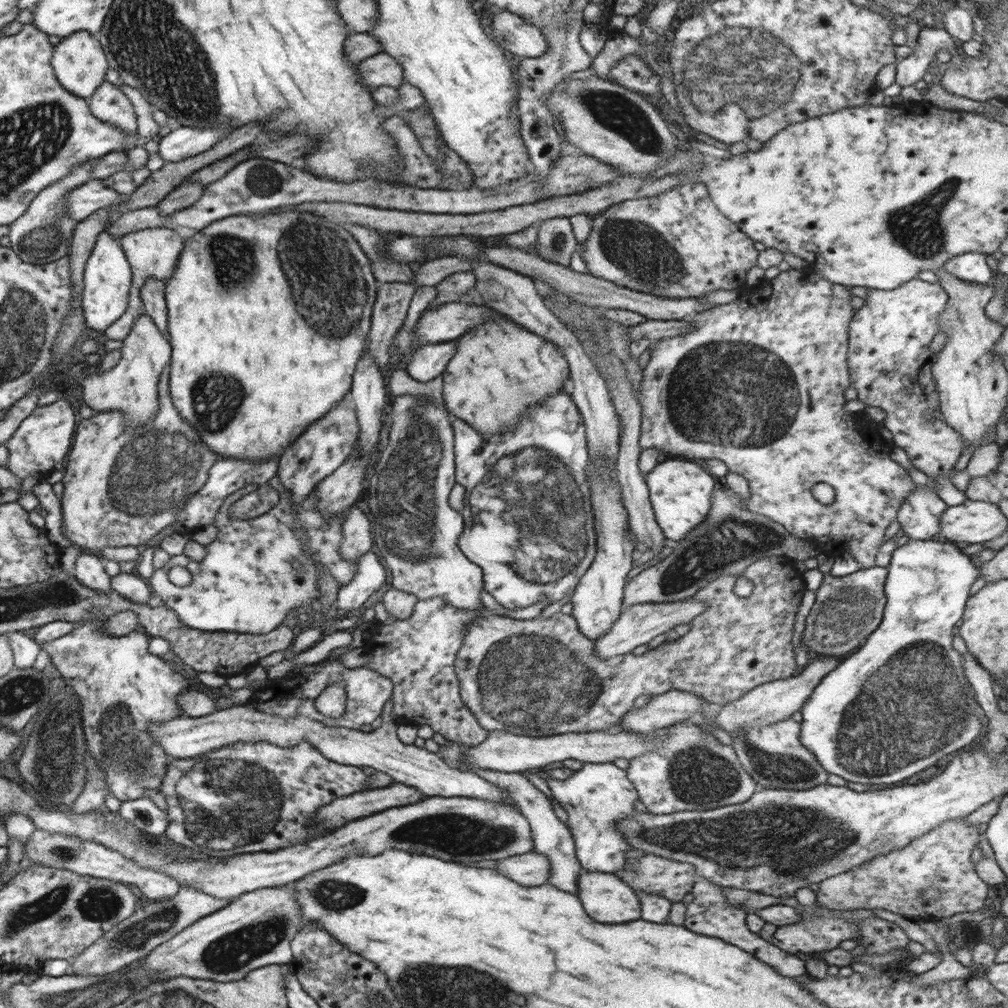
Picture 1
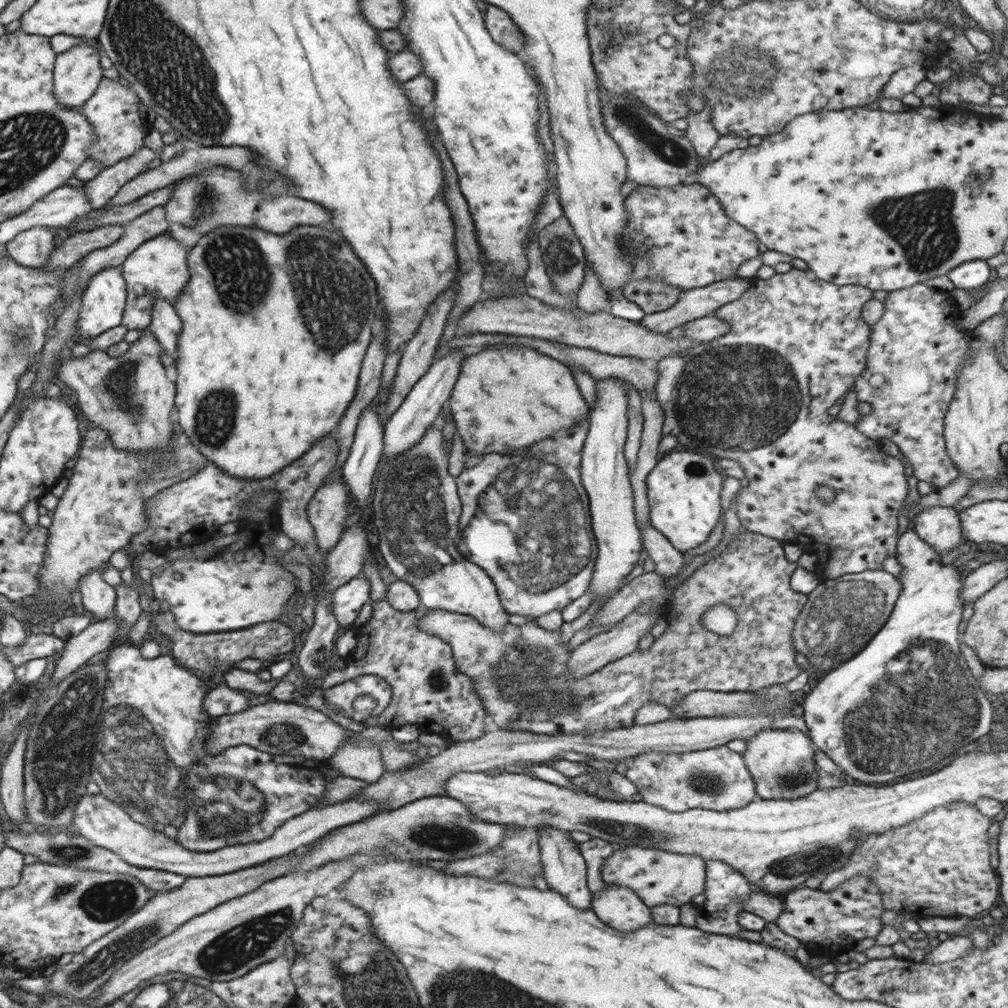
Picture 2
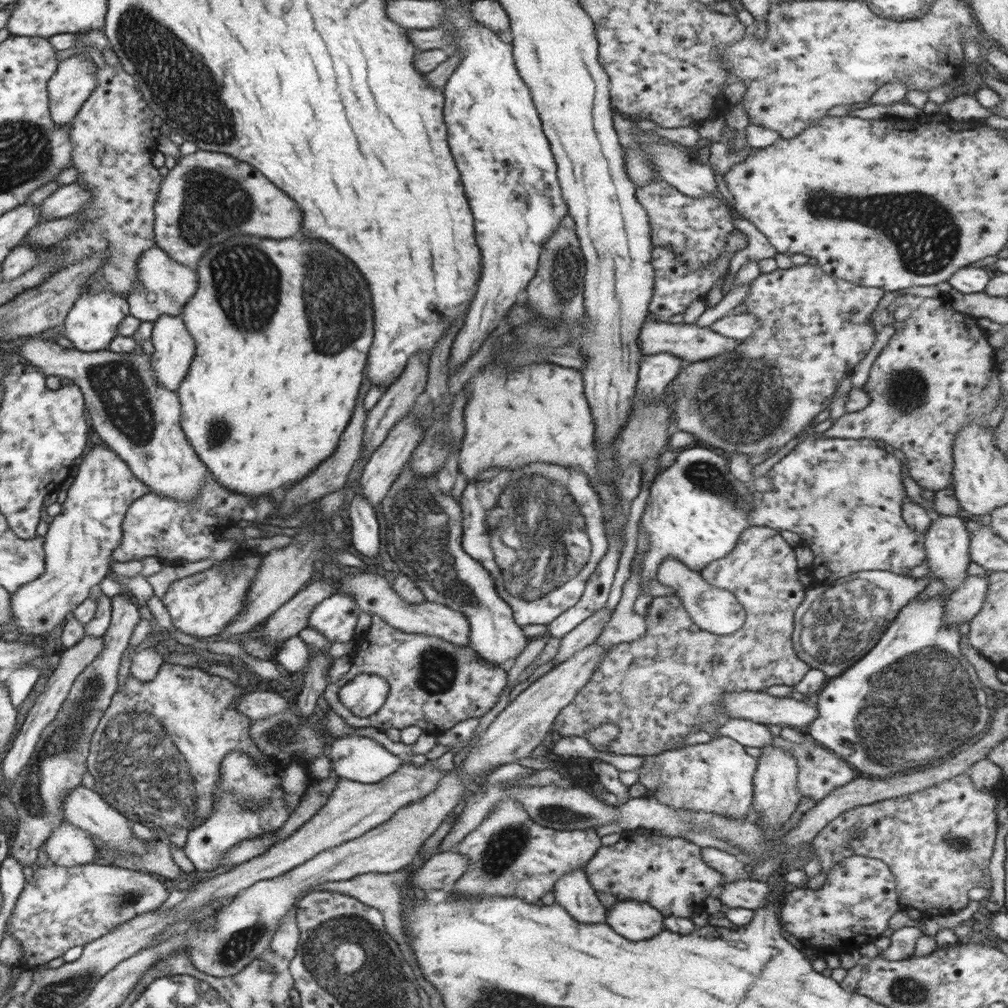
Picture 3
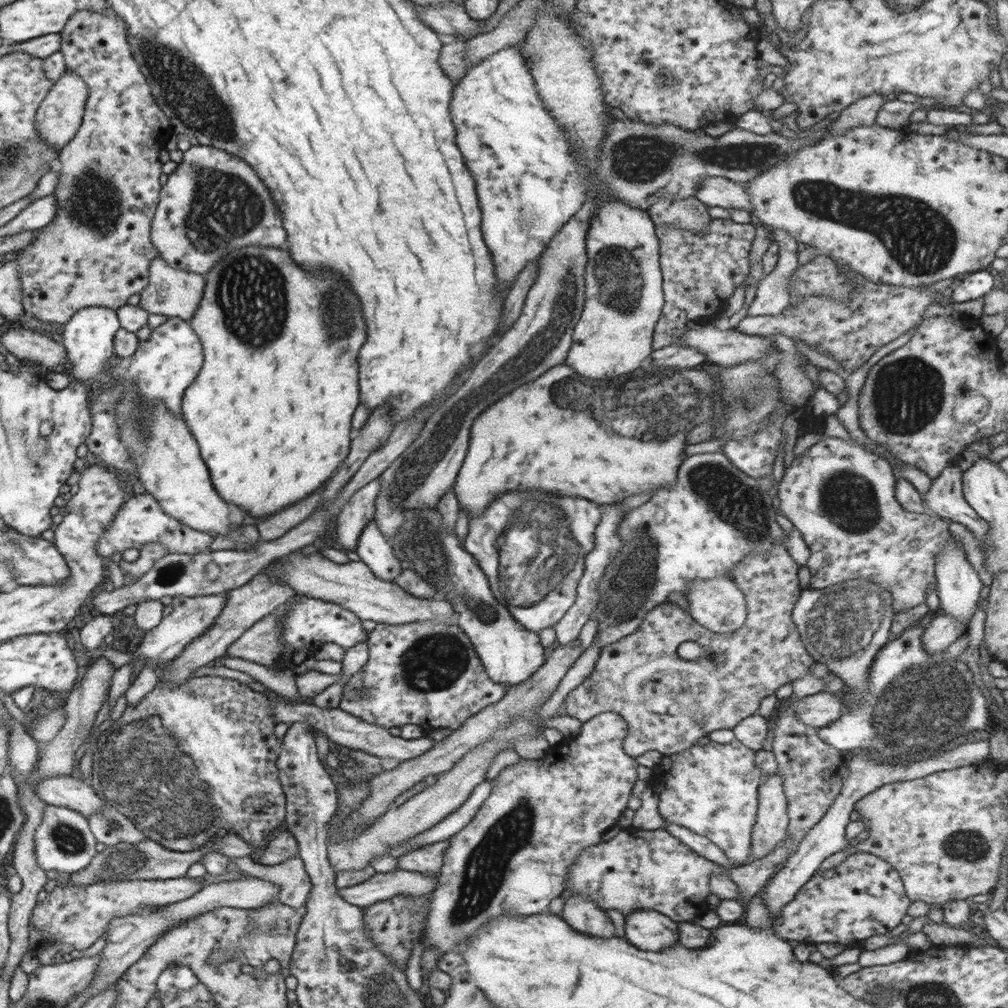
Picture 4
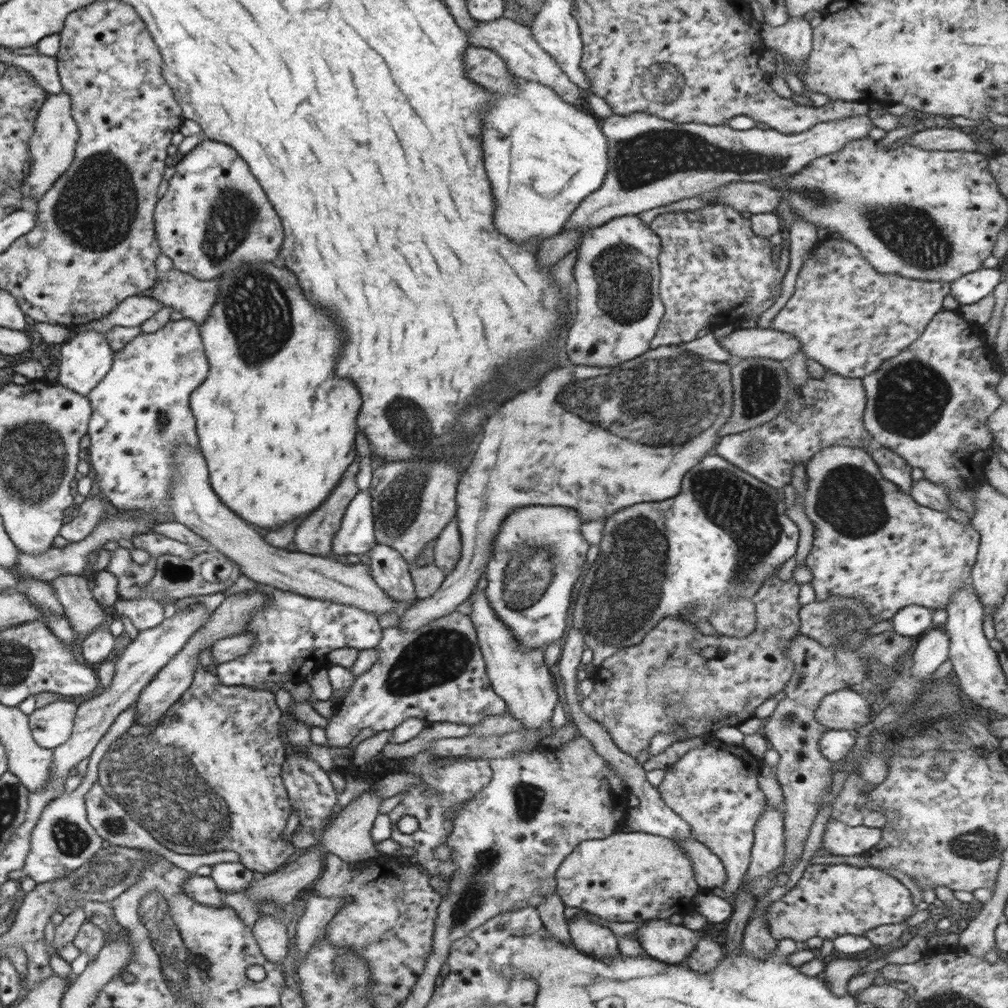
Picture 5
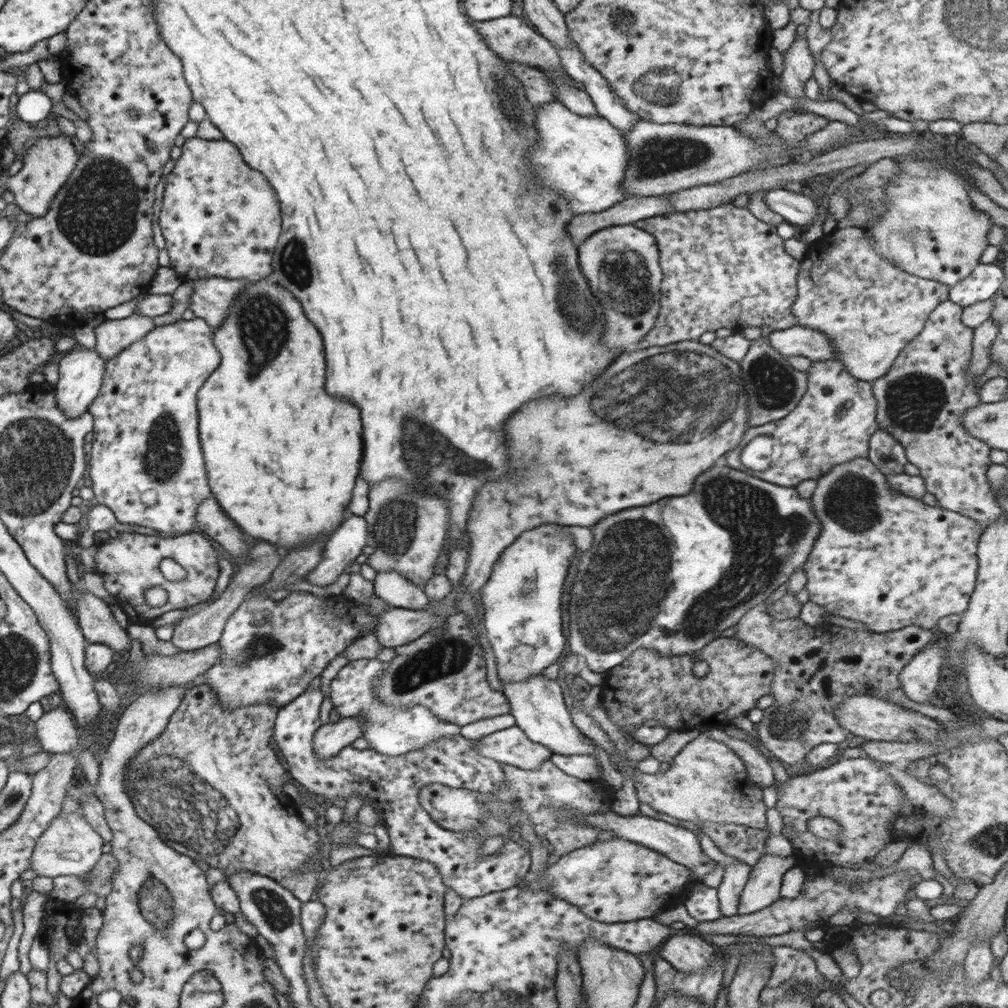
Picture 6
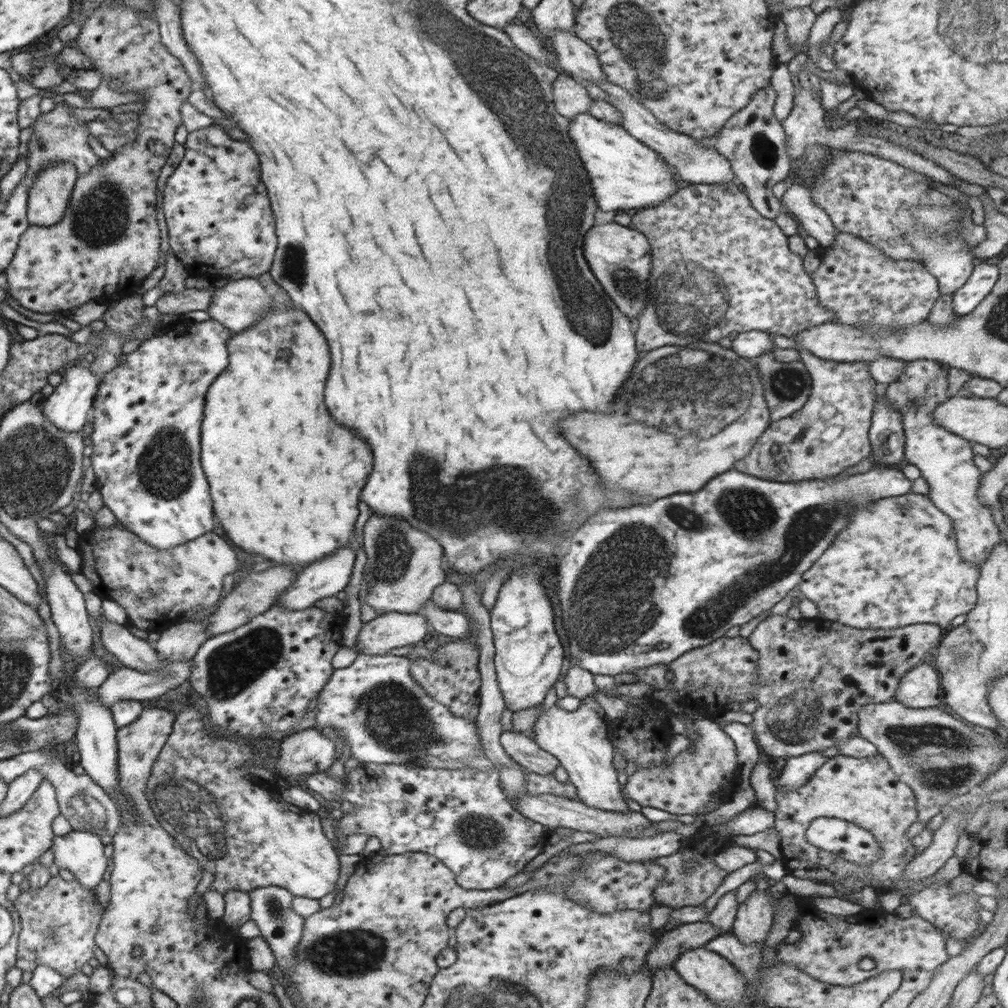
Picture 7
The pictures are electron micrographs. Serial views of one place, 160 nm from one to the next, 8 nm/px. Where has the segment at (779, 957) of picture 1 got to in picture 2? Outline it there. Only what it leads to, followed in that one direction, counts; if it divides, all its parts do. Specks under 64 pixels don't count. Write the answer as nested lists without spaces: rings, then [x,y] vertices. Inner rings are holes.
[[[708,860],[706,866],[707,877],[703,892],[706,900],[701,908],[697,908],[695,927],[714,934],[738,937],[743,929],[739,923],[739,914],[743,911],[743,902],[751,894],[750,882],[743,877],[742,872],[736,872],[721,860]]]

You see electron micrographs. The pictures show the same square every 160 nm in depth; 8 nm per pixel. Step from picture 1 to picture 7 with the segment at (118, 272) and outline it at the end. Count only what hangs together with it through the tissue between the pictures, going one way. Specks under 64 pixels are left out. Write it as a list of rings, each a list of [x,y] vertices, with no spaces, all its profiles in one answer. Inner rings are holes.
[[[84,361],[68,365],[62,370],[62,381],[55,387],[42,404],[43,415],[55,426],[64,432],[78,432],[88,420],[88,412],[92,408],[95,396],[98,394],[100,379]]]

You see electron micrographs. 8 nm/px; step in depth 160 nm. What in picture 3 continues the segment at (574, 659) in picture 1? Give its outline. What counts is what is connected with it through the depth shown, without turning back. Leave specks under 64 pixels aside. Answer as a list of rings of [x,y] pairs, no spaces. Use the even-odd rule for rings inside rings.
[[[752,526],[748,530],[744,530],[744,534],[740,536],[736,546],[722,558],[714,560],[710,564],[707,564],[699,573],[703,576],[703,579],[710,584],[718,588],[723,588],[732,591],[732,594],[735,594],[738,603],[743,606],[744,611],[746,612],[746,618],[744,624],[738,629],[738,632],[734,634],[720,636],[708,632],[702,632],[700,628],[694,627],[694,622],[690,618],[688,612],[681,602],[673,596],[662,596],[655,598],[648,608],[648,616],[645,618],[647,622],[647,631],[646,634],[639,638],[638,640],[633,640],[632,642],[622,642],[620,644],[612,645],[609,647],[609,651],[605,654],[605,657],[599,662],[598,668],[593,672],[591,679],[586,683],[577,693],[577,695],[572,699],[570,704],[567,704],[561,711],[560,714],[555,718],[555,722],[552,726],[552,732],[558,732],[561,736],[582,736],[586,737],[587,732],[604,724],[605,722],[613,722],[616,726],[619,726],[620,732],[617,734],[618,740],[612,743],[612,746],[608,748],[609,752],[612,754],[626,754],[626,755],[636,755],[636,756],[650,756],[655,755],[670,749],[679,749],[684,744],[686,736],[690,732],[697,732],[701,728],[701,724],[706,722],[706,720],[716,720],[719,722],[718,727],[724,725],[729,720],[727,714],[721,712],[721,698],[728,693],[742,692],[742,691],[764,691],[770,686],[776,686],[776,684],[782,684],[782,686],[794,686],[803,676],[811,669],[808,663],[805,663],[804,660],[800,660],[799,656],[795,652],[793,647],[793,642],[791,641],[791,636],[793,635],[794,630],[794,614],[796,609],[800,607],[802,601],[805,598],[805,587],[798,580],[798,573],[800,569],[796,564],[796,555],[794,553],[794,548],[789,546],[786,543],[786,540],[782,538],[778,531],[760,526]],[[363,571],[362,573],[343,573],[339,577],[339,587],[335,593],[348,593],[360,612],[370,615],[381,616],[390,626],[408,634],[421,634],[437,636],[447,640],[456,646],[469,646],[470,625],[465,614],[450,609],[442,604],[425,601],[421,604],[412,605],[398,596],[391,587],[391,577],[381,576],[376,573]],[[714,656],[719,656],[718,660],[720,663],[717,667],[712,667],[712,658]]]

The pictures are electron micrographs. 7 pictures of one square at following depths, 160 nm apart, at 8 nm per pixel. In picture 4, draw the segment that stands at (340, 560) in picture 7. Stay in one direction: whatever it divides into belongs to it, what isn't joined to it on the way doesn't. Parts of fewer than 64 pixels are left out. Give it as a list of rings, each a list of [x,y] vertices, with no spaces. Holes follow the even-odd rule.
[[[380,477],[362,486],[340,510],[336,520],[336,533],[338,544],[344,548],[343,550],[354,551],[362,530],[368,526],[367,522],[374,520],[378,493]]]

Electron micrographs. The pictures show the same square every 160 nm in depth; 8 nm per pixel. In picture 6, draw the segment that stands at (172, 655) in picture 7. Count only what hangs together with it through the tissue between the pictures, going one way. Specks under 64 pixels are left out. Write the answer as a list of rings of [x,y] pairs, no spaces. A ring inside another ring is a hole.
[[[260,542],[251,548],[247,558],[238,558],[238,561],[233,561],[236,573],[220,598],[197,614],[182,619],[180,624],[176,625],[170,641],[182,651],[193,651],[218,643],[230,616],[238,610],[242,602],[245,602],[246,594],[255,586],[260,587],[262,584],[270,583],[271,574],[282,561],[276,549],[277,546],[270,542]]]

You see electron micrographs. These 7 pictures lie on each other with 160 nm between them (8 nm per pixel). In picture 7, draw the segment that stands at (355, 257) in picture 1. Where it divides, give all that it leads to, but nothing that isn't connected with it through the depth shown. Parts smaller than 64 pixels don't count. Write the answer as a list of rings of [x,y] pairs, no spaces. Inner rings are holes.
[[[274,302],[269,311],[264,311],[259,321],[242,332],[233,333],[227,340],[229,352],[228,366],[214,379],[205,394],[204,416],[201,424],[201,462],[204,474],[210,486],[210,498],[213,504],[214,515],[218,518],[230,543],[242,548],[247,553],[254,554],[261,560],[271,560],[280,565],[290,565],[294,570],[304,568],[315,560],[323,559],[342,547],[348,546],[355,536],[355,522],[360,510],[362,486],[372,470],[372,454],[368,444],[352,432],[352,428],[344,428],[342,424],[332,422],[330,412],[324,406],[324,384],[330,372],[330,352],[326,338],[322,336],[310,317],[298,307],[287,308]]]

